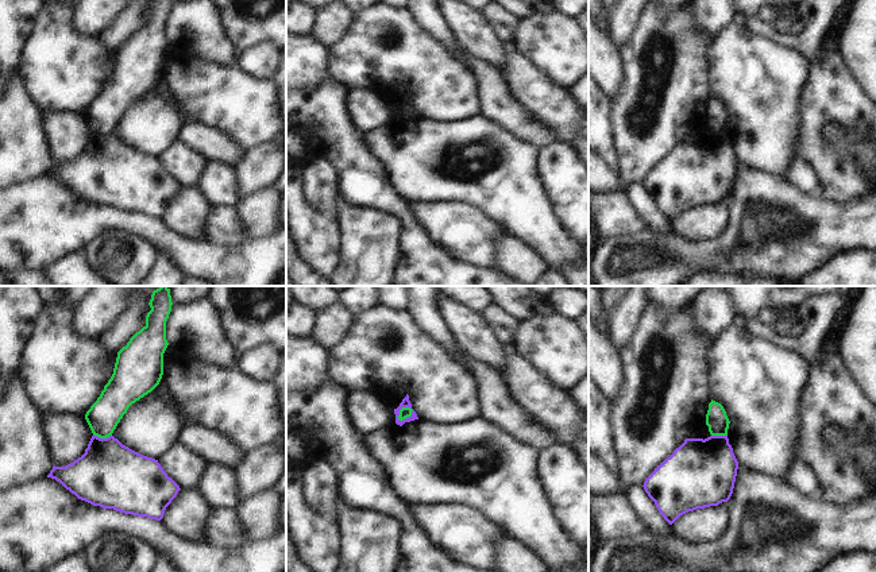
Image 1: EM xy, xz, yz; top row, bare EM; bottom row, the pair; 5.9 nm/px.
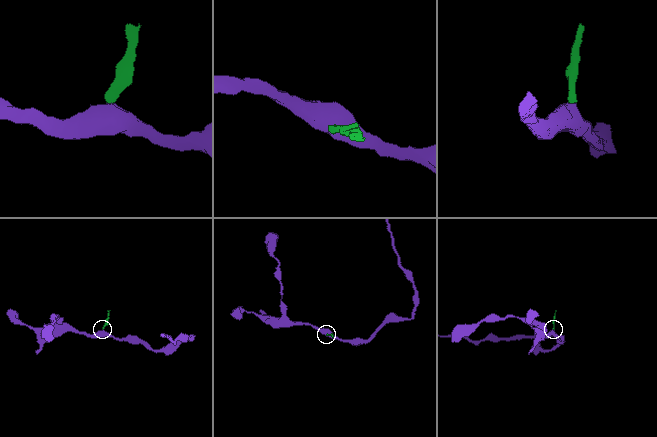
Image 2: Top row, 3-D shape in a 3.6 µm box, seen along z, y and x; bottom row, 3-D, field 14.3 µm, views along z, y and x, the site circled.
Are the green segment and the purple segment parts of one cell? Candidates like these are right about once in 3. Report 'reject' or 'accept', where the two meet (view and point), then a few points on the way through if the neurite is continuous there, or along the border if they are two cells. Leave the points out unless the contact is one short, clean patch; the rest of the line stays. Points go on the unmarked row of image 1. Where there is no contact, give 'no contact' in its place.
reject | xz (405, 115) | along xz (413, 108), (409, 113), (401, 118), (397, 116)

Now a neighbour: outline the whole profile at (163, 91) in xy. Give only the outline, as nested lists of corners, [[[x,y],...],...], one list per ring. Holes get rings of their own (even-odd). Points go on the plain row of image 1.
[[[161,78],[159,82],[155,85],[159,89],[159,94],[173,103],[177,108],[178,108],[178,113],[182,119],[184,123],[190,121],[192,119],[185,113],[185,111],[181,108],[180,103],[173,97],[171,92],[169,90],[169,88],[166,86],[166,84],[163,82],[163,80]]]

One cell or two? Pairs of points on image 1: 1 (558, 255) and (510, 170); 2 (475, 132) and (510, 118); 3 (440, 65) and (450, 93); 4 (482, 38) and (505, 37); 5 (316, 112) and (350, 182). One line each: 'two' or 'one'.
1: one
2: two
3: one
4: two
5: one

